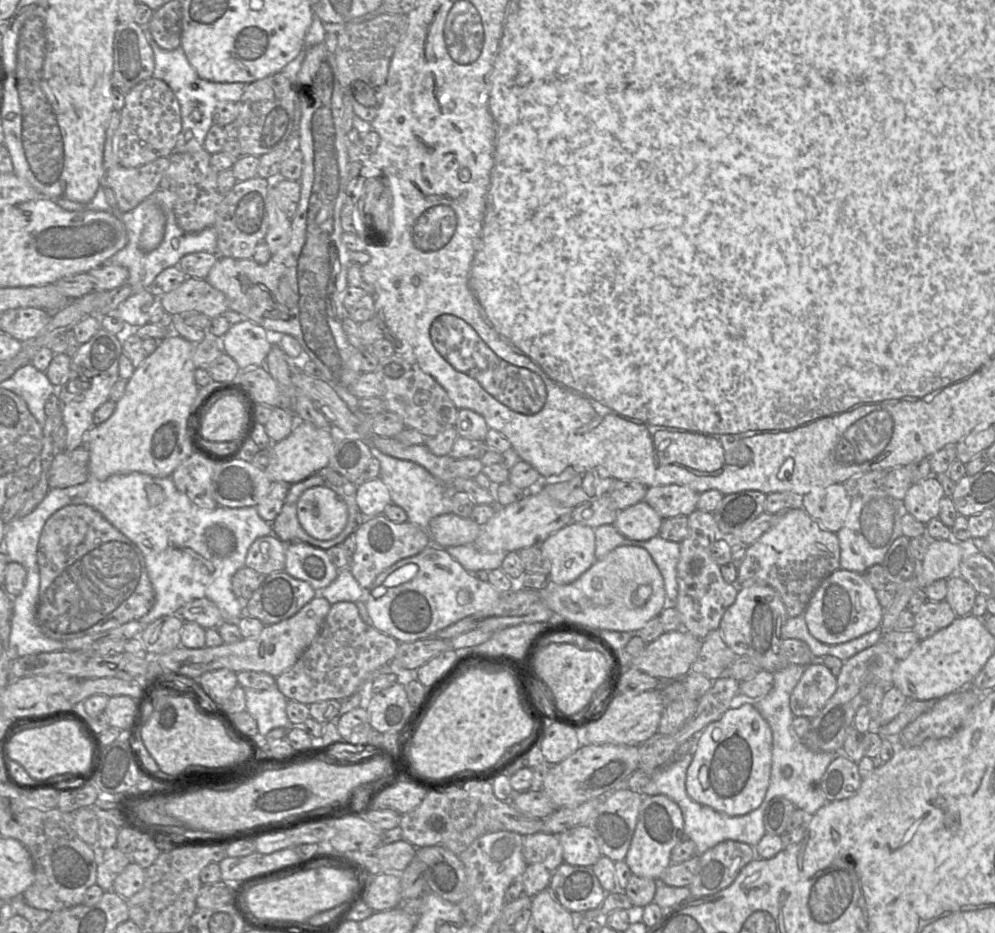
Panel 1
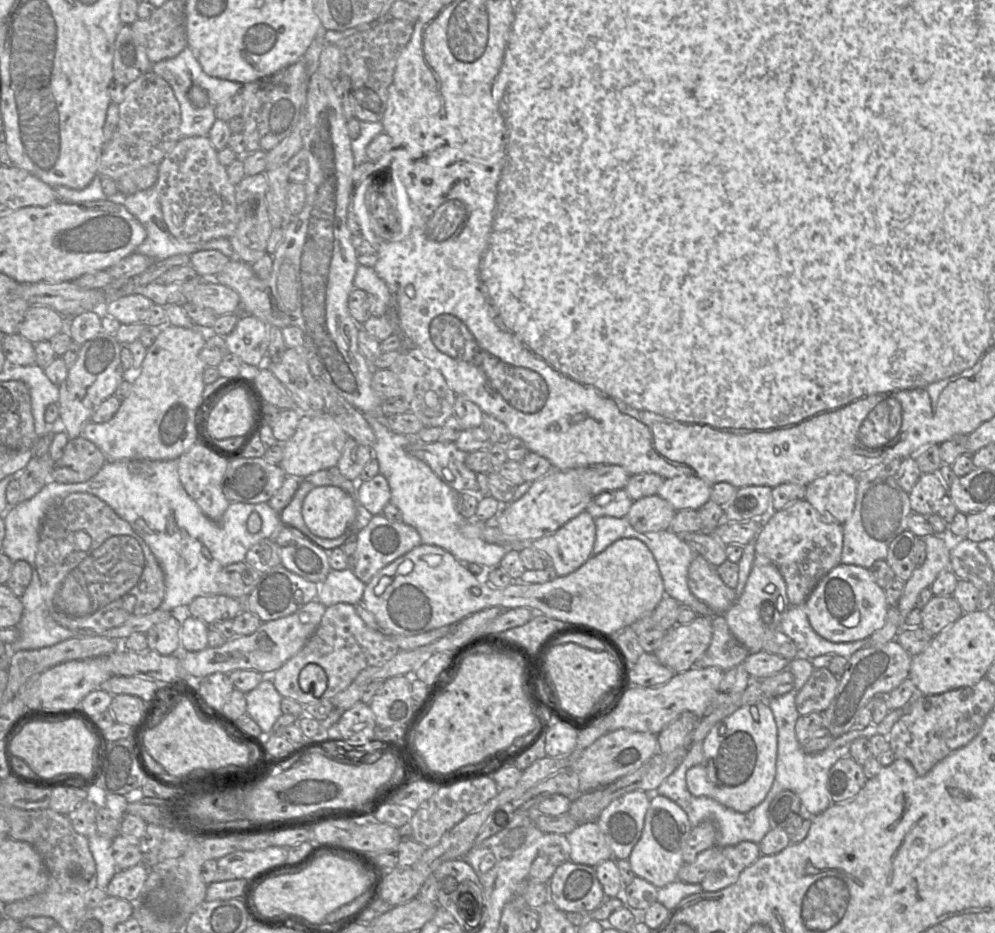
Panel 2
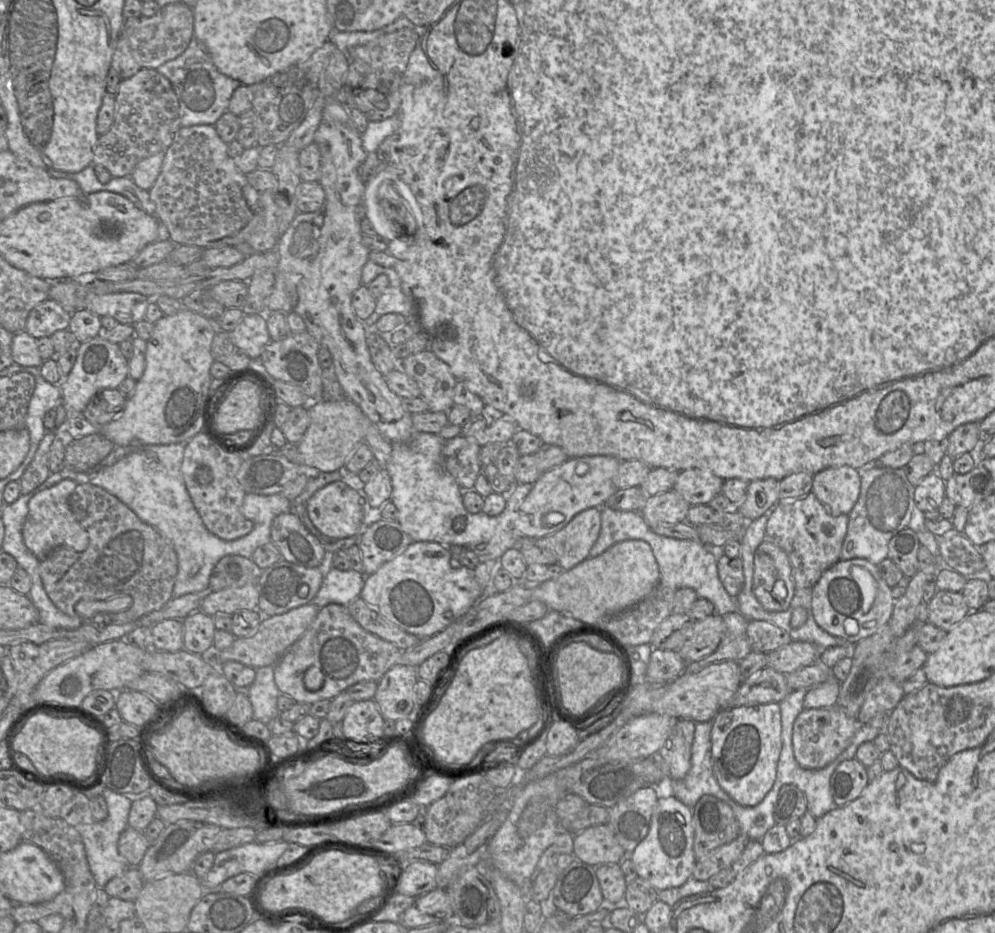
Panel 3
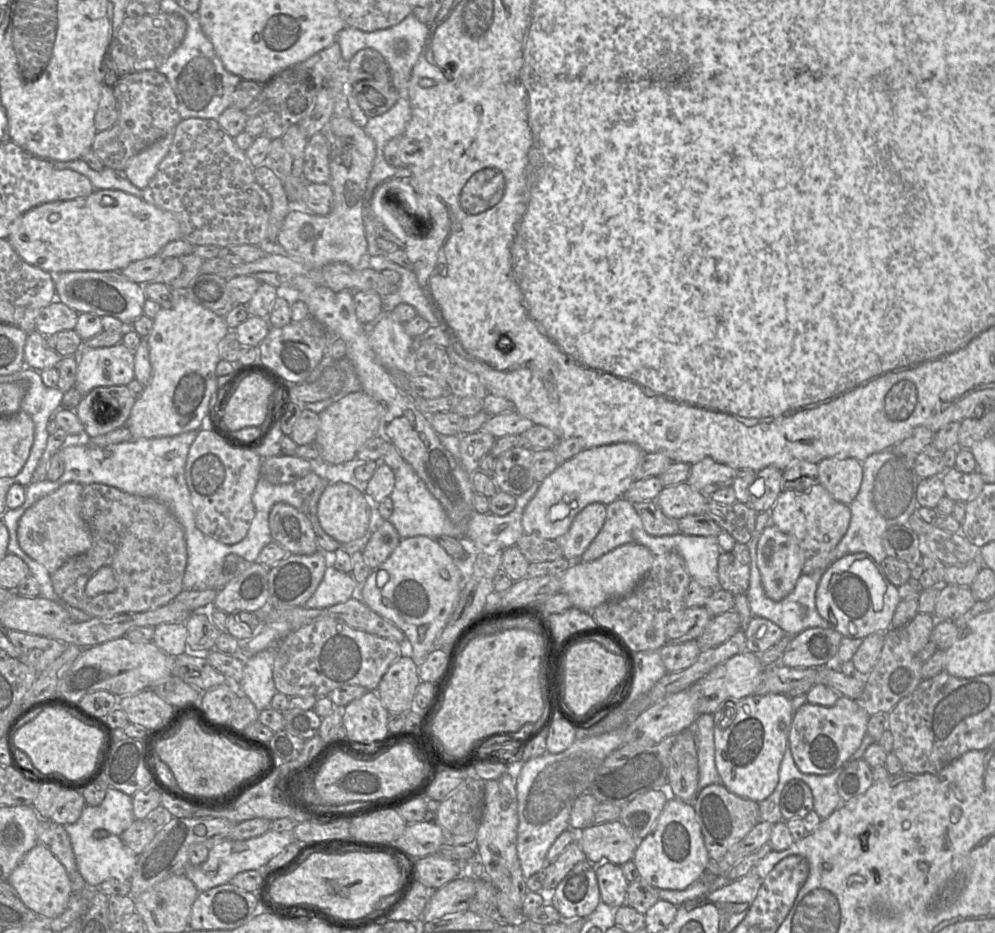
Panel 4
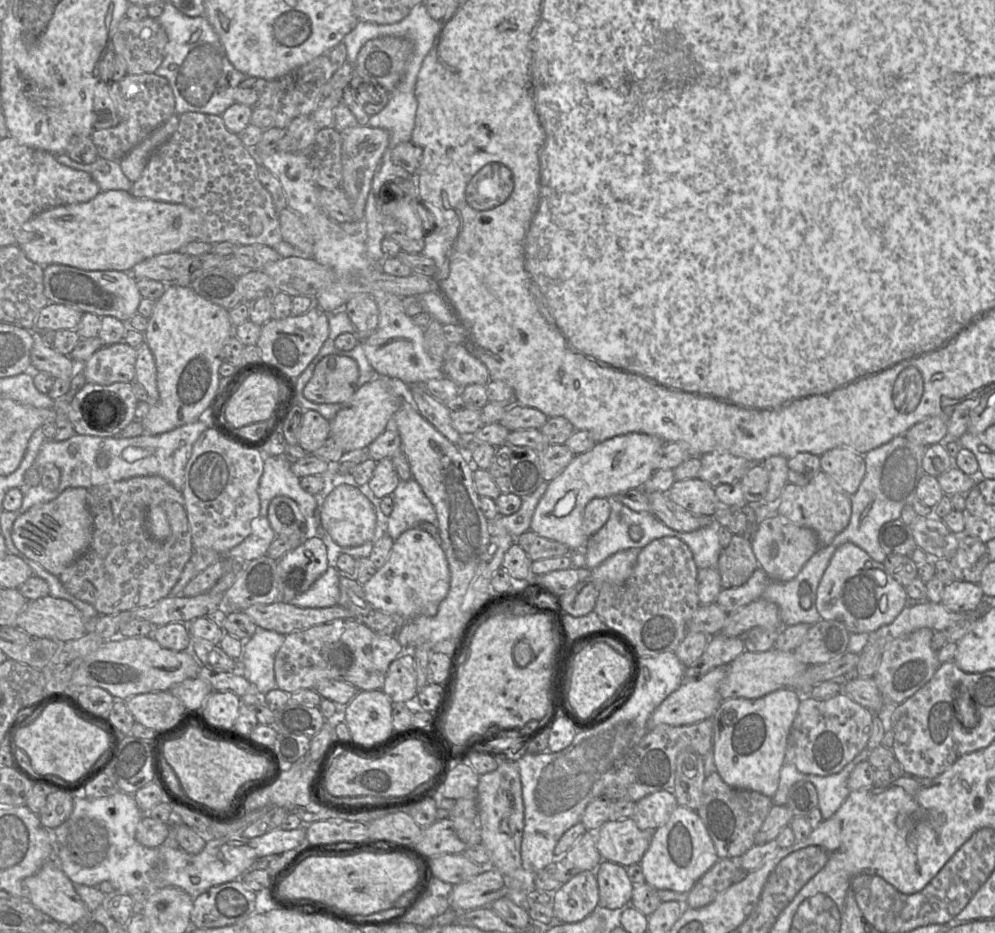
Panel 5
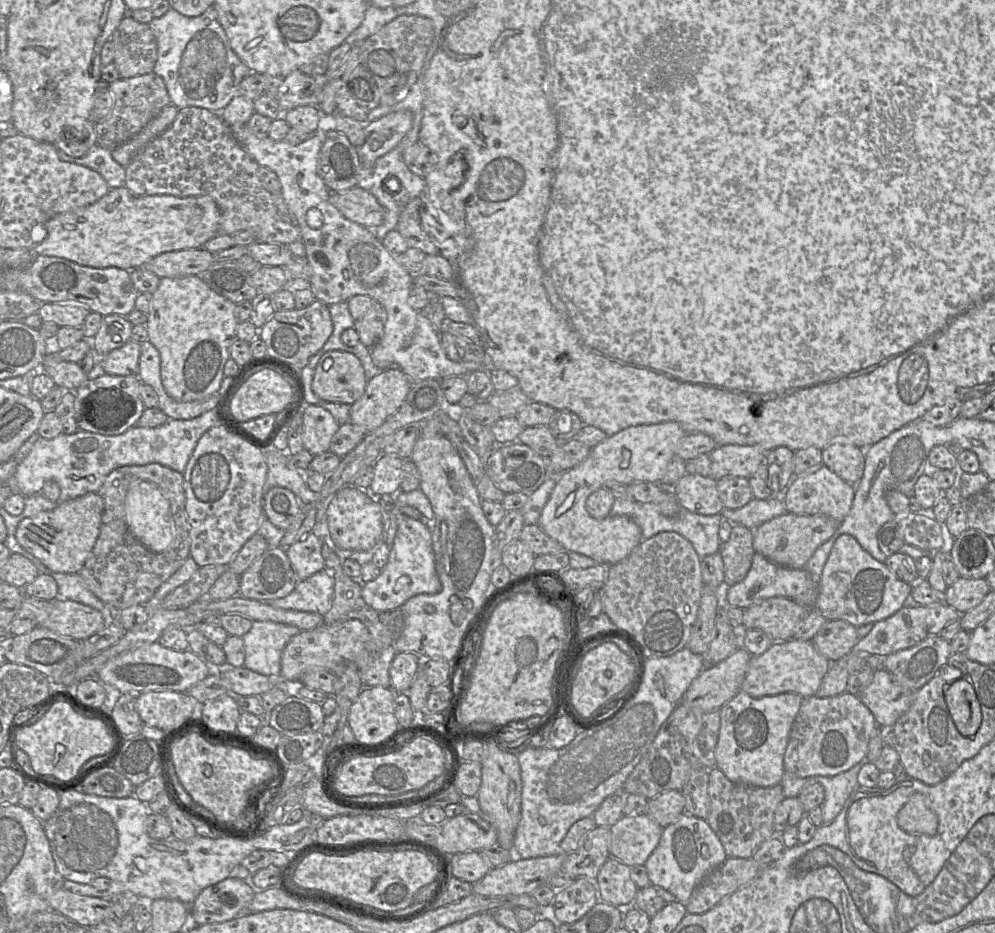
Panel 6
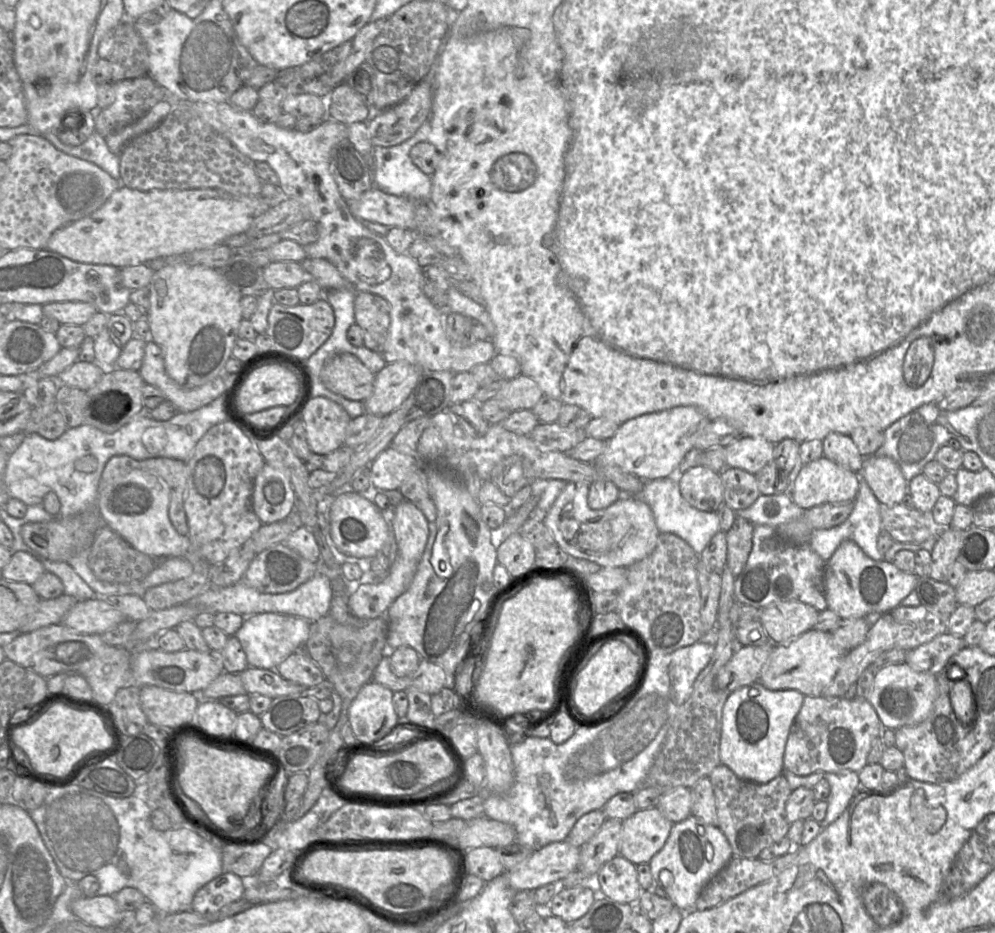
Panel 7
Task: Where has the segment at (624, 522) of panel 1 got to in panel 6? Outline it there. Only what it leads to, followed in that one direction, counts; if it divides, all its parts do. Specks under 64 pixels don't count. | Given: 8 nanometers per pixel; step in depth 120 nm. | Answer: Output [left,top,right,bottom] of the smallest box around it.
[671,473,724,516]

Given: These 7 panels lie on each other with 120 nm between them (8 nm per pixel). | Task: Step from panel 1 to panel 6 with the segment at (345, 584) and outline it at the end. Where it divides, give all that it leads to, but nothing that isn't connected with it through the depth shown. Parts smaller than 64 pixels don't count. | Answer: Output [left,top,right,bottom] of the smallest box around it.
[262,570,334,615]

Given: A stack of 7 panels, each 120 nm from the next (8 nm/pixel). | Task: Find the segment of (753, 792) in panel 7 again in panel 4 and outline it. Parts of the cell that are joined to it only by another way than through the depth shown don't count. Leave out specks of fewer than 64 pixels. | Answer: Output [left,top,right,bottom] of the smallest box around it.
[692,783,760,860]

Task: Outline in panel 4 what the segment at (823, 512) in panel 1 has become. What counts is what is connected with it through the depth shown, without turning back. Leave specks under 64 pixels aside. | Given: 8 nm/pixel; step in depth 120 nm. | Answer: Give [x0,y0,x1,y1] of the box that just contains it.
[817,457,862,505]

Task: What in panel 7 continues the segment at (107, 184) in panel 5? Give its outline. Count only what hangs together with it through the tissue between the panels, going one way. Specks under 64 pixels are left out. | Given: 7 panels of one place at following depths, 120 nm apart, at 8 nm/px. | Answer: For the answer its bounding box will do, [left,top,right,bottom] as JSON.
[43,131,120,180]

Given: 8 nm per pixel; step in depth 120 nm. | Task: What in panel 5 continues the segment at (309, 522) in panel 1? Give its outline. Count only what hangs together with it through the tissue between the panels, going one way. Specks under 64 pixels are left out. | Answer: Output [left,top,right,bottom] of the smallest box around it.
[321,484,388,559]

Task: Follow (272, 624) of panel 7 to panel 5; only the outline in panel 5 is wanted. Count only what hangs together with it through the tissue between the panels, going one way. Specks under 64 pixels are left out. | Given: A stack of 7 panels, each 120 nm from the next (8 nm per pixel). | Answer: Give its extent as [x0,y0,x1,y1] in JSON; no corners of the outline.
[238,627,285,696]

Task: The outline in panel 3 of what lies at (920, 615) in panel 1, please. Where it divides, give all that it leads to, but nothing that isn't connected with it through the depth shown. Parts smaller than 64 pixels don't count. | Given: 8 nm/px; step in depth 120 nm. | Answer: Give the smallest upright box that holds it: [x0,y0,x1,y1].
[928,591,970,632]

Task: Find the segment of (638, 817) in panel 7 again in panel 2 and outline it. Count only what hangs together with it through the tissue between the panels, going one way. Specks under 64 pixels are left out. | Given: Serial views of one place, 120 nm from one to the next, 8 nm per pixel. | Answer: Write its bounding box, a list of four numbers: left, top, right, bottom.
[566,821,613,867]

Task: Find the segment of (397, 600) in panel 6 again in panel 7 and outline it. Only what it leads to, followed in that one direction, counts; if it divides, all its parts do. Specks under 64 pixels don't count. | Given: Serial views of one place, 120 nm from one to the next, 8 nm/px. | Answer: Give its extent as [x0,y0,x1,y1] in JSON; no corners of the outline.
[348,500,429,618]

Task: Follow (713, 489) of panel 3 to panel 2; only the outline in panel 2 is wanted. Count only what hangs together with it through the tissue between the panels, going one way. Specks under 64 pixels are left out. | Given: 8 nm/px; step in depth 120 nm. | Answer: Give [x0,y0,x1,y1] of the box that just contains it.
[657,475,712,511]

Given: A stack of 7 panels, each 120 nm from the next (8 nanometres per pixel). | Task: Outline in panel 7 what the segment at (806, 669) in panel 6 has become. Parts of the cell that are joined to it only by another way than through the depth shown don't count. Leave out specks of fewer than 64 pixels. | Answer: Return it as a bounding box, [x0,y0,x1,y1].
[758,629,847,696]

